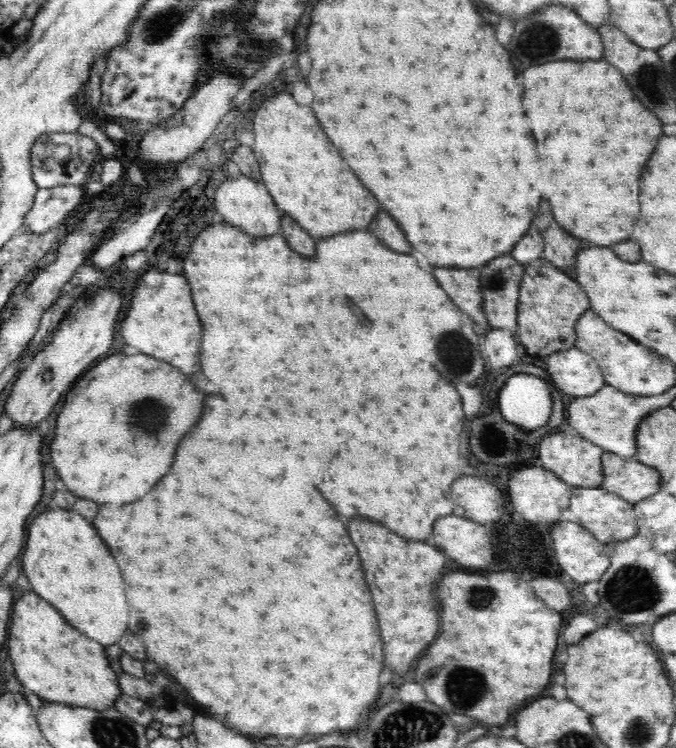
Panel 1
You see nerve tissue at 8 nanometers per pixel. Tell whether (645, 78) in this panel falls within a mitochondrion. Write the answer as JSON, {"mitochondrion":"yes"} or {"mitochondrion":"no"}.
{"mitochondrion":"yes"}

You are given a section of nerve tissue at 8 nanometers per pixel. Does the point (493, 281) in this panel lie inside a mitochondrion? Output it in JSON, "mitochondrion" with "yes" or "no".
{"mitochondrion":"yes"}

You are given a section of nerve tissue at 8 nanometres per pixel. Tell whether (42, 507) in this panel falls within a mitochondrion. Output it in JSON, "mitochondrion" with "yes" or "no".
{"mitochondrion":"no"}

